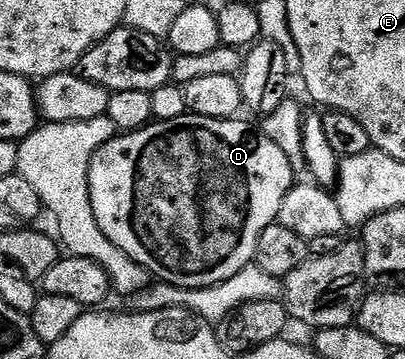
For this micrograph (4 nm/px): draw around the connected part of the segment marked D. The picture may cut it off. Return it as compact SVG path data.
M188 114L172 120L155 120L146 128L139 128L135 132L116 134L108 144L101 146L101 150L97 150L97 154L93 154L93 162L89 166L89 194L93 202L93 214L101 230L105 230L105 238L109 238L113 246L129 254L133 262L145 266L156 281L178 288L208 288L217 282L225 282L225 278L233 278L237 270L252 263L261 234L265 234L268 226L278 221L283 199L296 183L293 167L281 147L271 141L262 130L255 129L254 132L243 118L218 120Z

